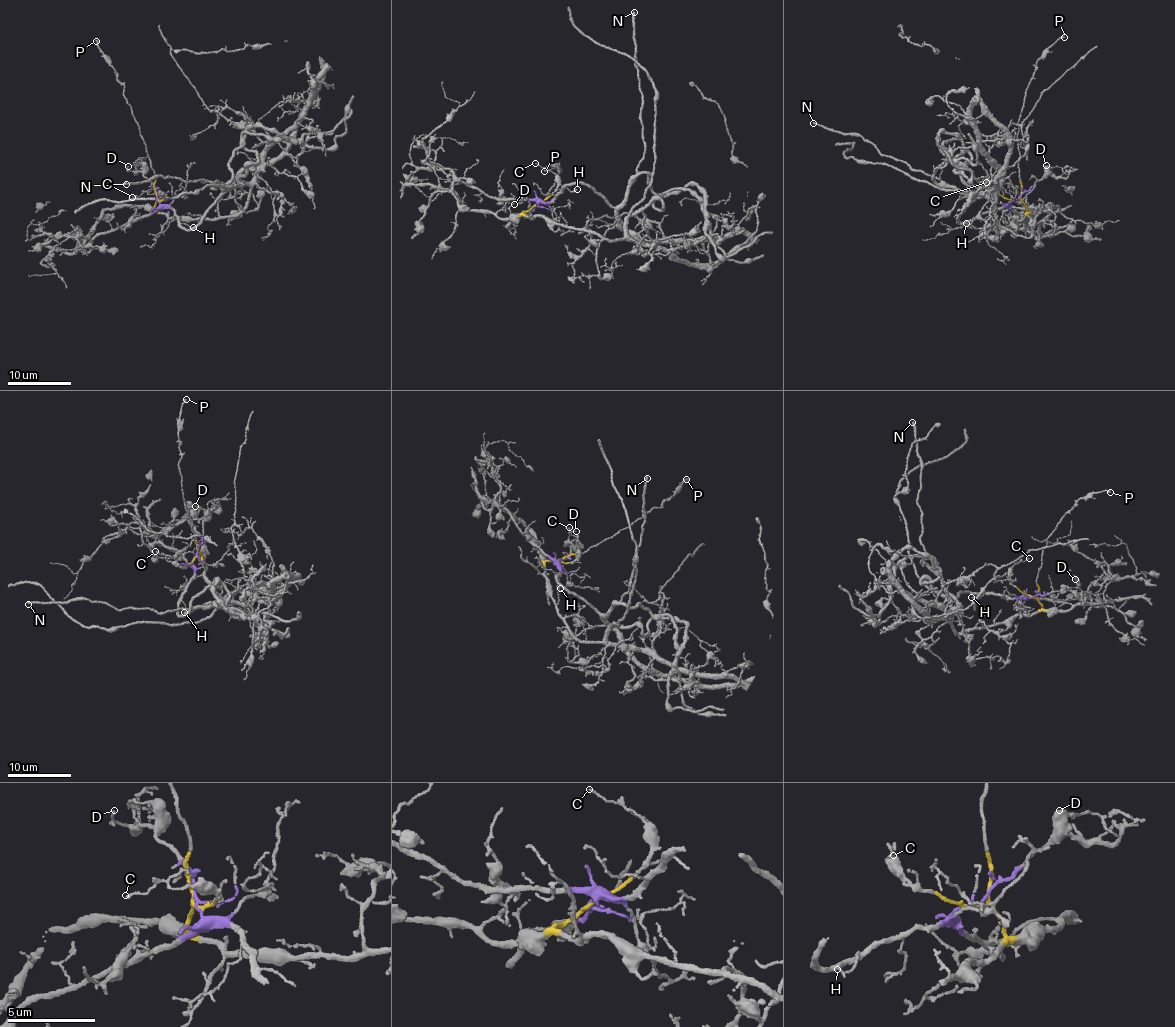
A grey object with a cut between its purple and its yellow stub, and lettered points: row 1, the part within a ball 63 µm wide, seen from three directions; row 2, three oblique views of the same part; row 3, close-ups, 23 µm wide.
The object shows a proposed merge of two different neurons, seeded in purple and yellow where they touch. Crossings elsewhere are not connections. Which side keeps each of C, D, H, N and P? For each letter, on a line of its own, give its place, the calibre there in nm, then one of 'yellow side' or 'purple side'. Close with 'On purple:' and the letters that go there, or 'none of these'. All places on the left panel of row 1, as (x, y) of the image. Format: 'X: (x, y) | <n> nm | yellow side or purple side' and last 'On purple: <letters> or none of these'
C: (132, 197) | 110 nm | yellow side
D: (128, 166) | 100 nm | purple side
H: (193, 227) | 130 nm | purple side
N: (126, 184) | 260 nm | purple side
P: (96, 41) | 200 nm | yellow side
On purple: D, H, N

